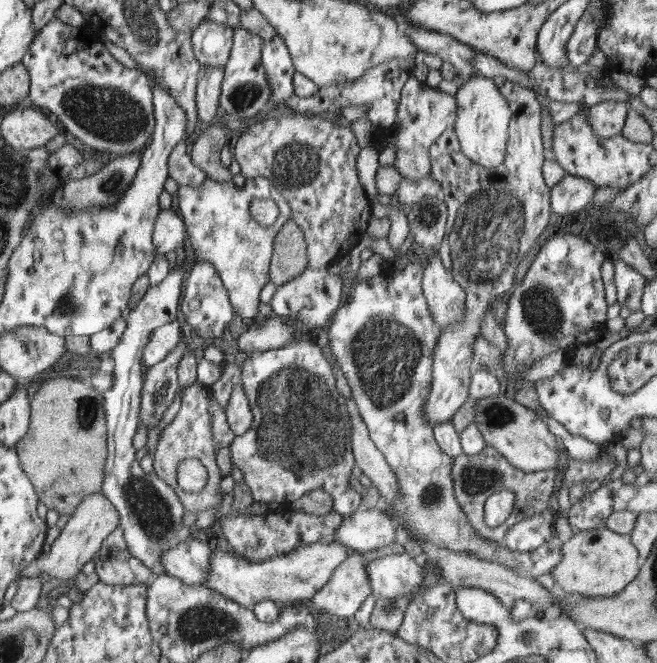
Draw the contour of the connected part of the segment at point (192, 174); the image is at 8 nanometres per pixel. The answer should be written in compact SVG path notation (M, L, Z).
M183 140L173 147L167 163L169 176L176 180L178 186L198 187L208 179L208 174L191 162L188 146Z

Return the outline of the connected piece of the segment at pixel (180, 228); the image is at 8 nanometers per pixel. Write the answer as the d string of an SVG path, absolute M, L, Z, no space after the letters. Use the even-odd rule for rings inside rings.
M172 210L162 211L155 223L153 242L156 246L157 254L166 255L168 252L181 250L186 242L186 232L184 220Z

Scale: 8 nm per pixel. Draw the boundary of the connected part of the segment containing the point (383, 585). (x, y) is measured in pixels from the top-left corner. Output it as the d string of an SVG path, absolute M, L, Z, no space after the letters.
M405 554L385 555L367 564L372 594L390 600L408 597L423 583L427 572L420 559Z

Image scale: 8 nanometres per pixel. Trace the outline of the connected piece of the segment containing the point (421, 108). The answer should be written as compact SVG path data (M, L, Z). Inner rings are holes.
M412 74L401 91L401 100L397 111L397 120L392 127L374 129L374 147L380 152L394 139L397 141L396 161L394 166L406 179L420 179L432 175L432 160L429 150L446 129L456 125L457 100L450 93L441 92L439 88L427 86L422 88L421 81ZM382 143L386 143L383 147Z

